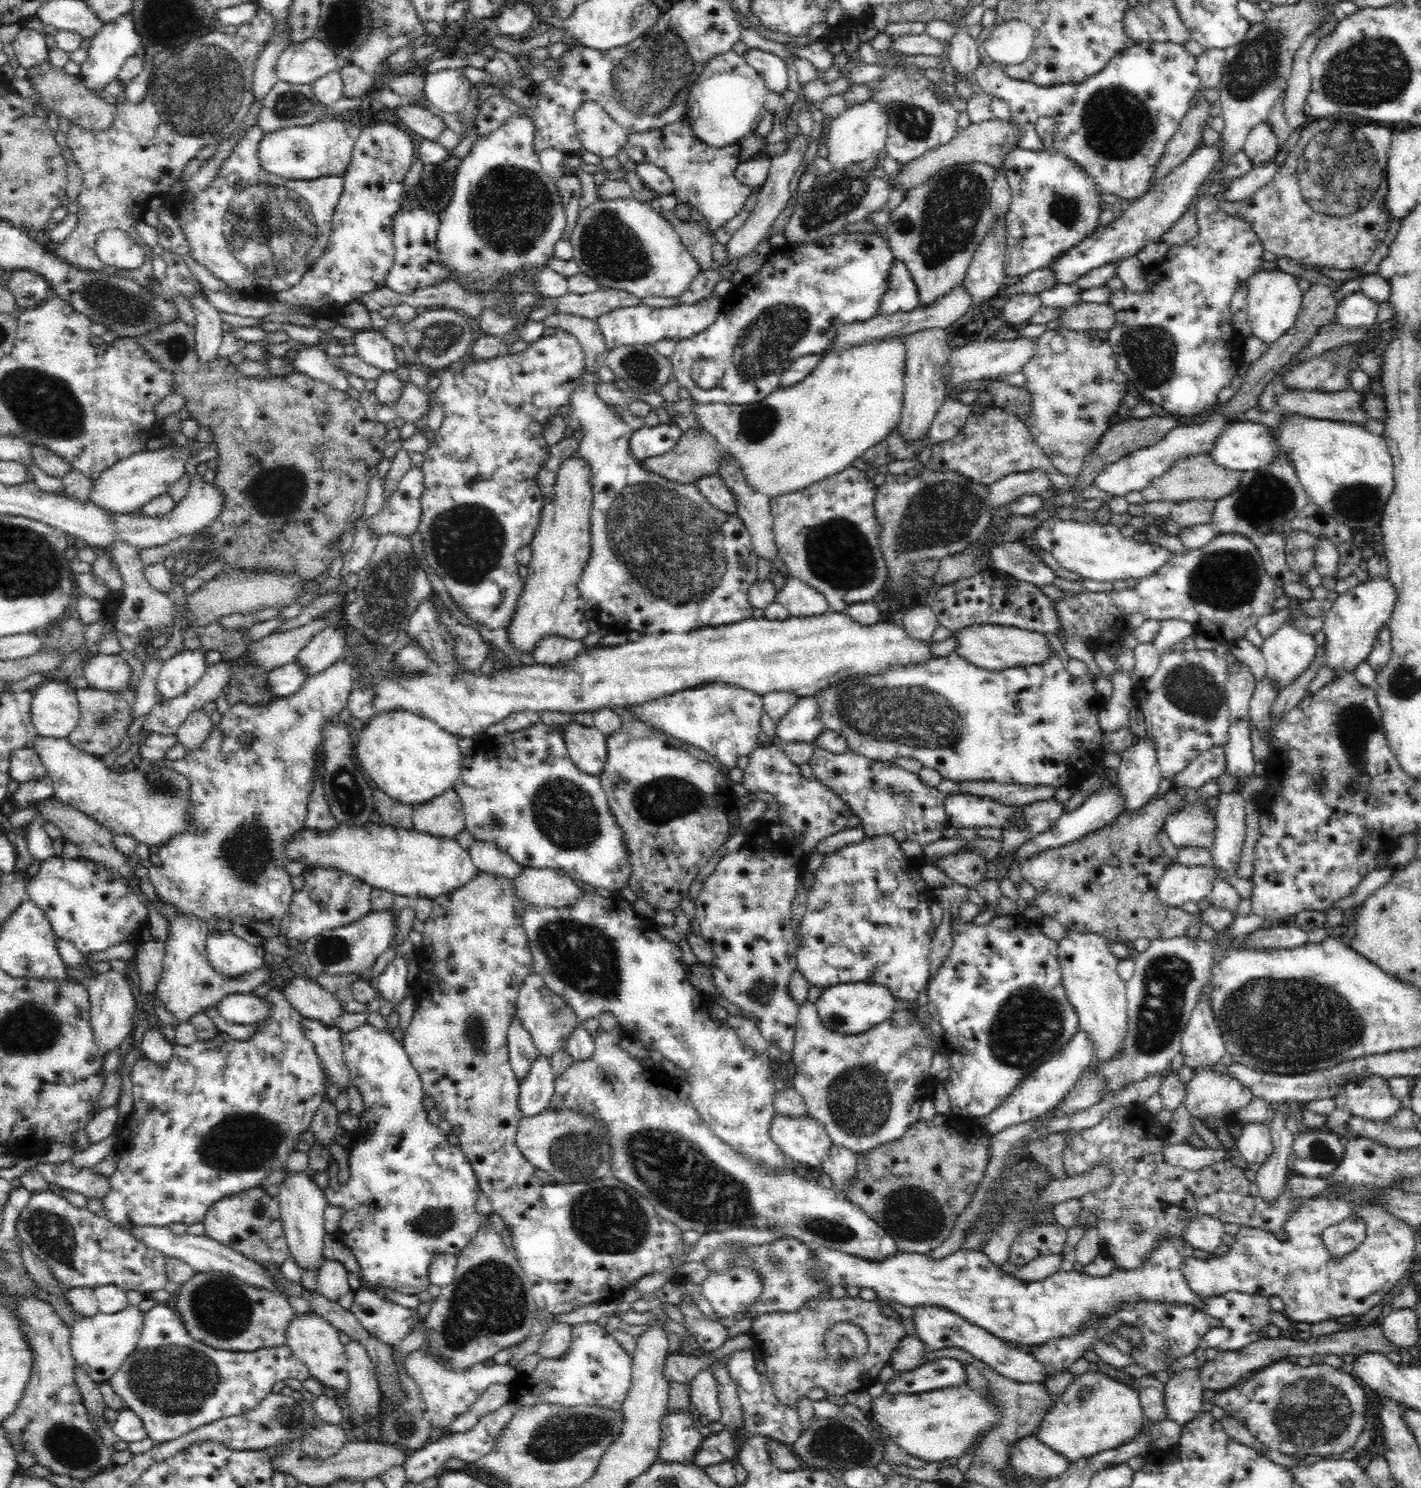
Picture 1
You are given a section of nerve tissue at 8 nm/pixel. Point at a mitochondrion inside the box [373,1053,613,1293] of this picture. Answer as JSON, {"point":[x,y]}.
{"point":[577,1153]}

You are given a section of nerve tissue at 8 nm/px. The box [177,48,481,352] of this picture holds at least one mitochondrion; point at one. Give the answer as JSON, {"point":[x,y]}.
{"point":[269,230]}

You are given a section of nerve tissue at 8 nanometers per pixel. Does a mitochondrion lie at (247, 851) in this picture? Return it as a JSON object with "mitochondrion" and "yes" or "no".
{"mitochondrion":"yes"}

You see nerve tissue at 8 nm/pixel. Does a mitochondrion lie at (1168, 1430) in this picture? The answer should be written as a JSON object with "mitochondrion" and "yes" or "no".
{"mitochondrion":"no"}

